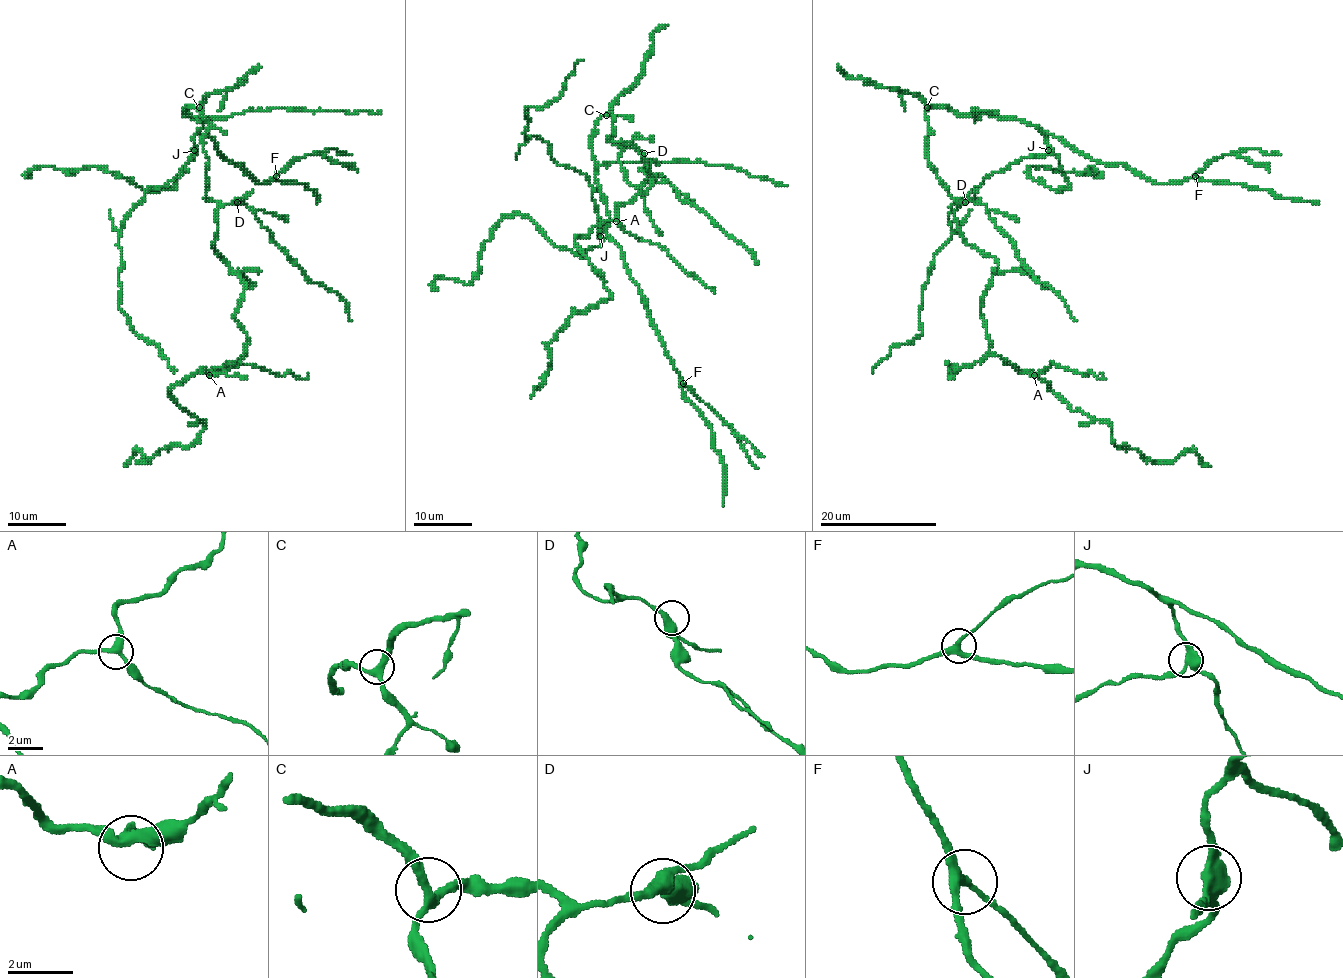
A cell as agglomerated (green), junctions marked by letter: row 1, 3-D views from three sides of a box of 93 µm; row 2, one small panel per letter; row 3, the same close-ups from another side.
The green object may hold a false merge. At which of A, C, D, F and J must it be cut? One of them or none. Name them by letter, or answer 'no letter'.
J

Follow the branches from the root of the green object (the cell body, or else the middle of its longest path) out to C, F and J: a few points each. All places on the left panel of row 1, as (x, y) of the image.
C: (207, 176), (208, 159), (204, 149), (204, 135), (209, 122), (199, 107)
F: (207, 176), (204, 135), (209, 122), (188, 107), (185, 113), (204, 125), (199, 130), (258, 184), (276, 176)
J: (207, 176), (204, 135), (209, 122), (188, 107), (185, 113), (204, 125), (193, 136), (193, 151)

